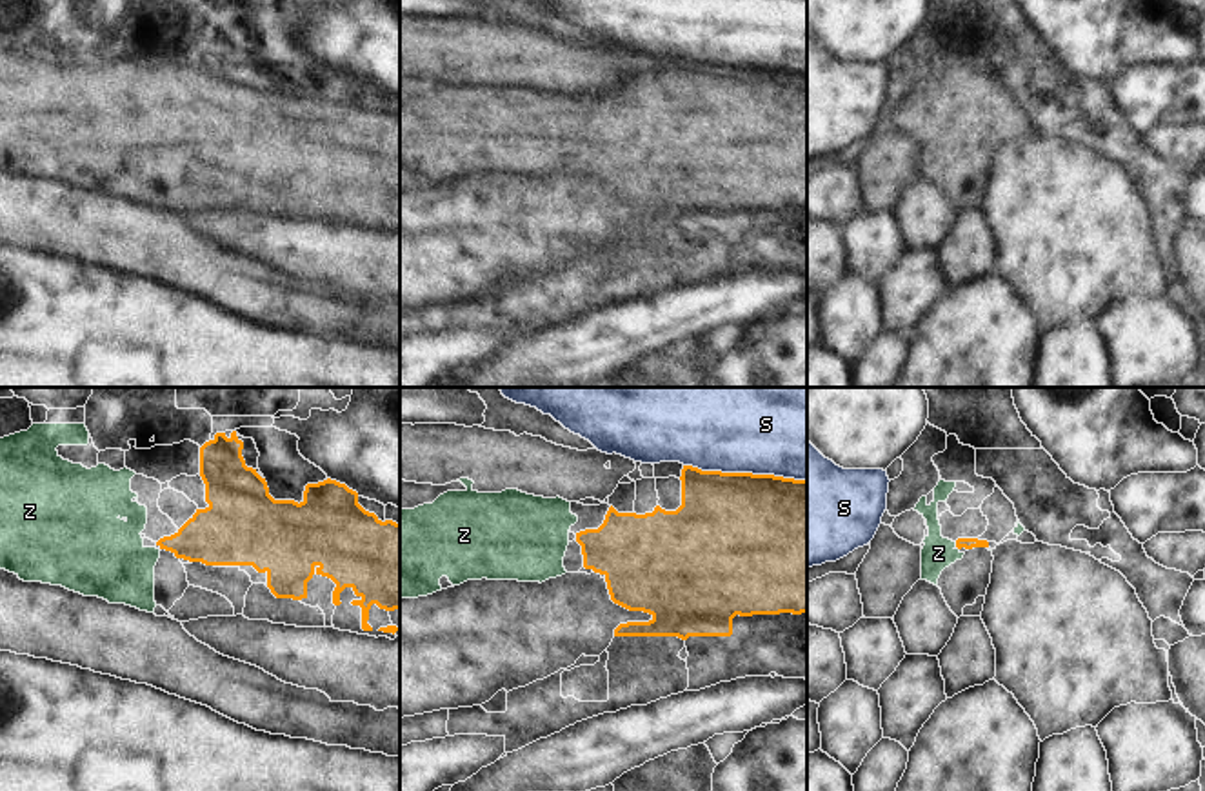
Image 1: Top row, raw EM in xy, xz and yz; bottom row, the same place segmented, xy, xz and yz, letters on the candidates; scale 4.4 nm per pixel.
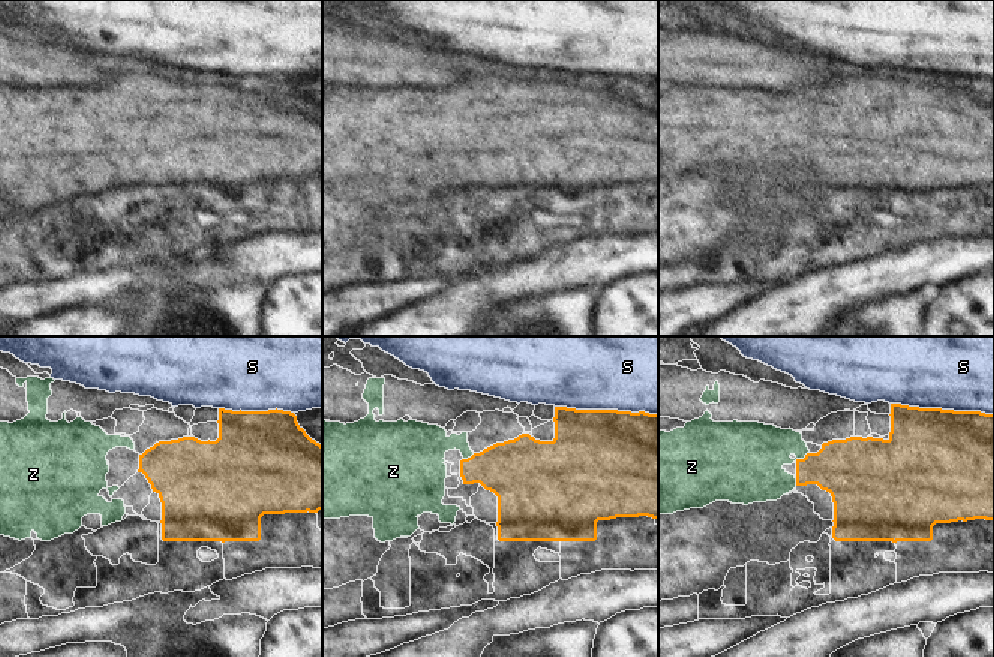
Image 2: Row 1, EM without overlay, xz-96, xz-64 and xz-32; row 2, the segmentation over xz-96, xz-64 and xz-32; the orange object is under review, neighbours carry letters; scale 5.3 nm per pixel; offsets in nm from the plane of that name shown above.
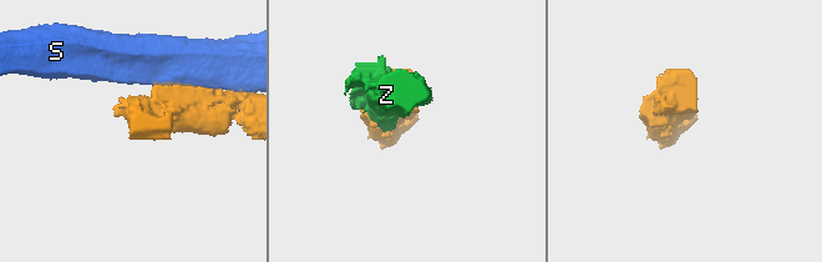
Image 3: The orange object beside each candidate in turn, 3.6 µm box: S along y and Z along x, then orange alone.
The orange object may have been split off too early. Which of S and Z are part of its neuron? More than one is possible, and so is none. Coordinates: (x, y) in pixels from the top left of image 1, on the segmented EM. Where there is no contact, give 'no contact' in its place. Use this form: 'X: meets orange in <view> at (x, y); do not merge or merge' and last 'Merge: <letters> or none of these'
S: meets orange in xz at (746, 473); do not merge
Z: meets orange in yz at (956, 546); merge
Merge: Z

